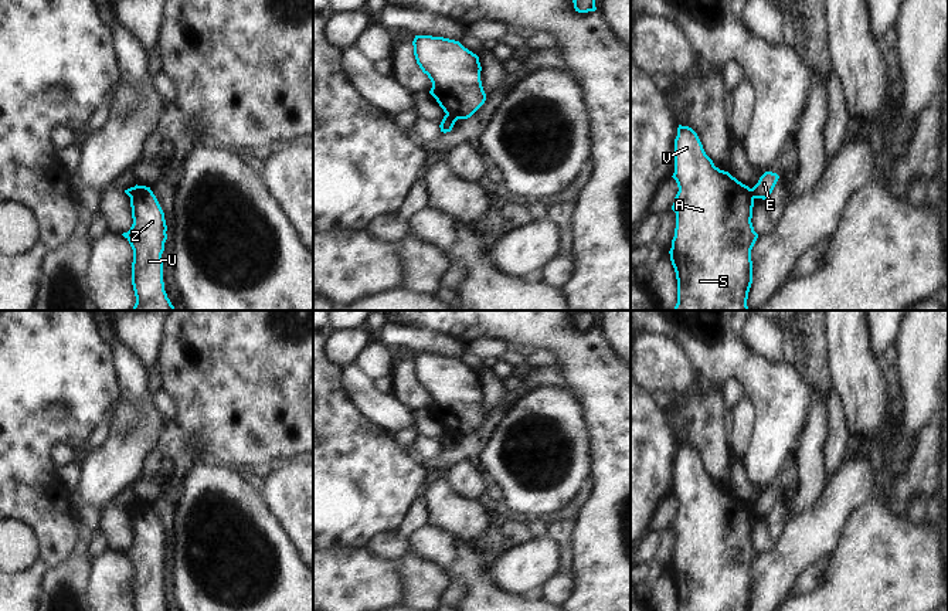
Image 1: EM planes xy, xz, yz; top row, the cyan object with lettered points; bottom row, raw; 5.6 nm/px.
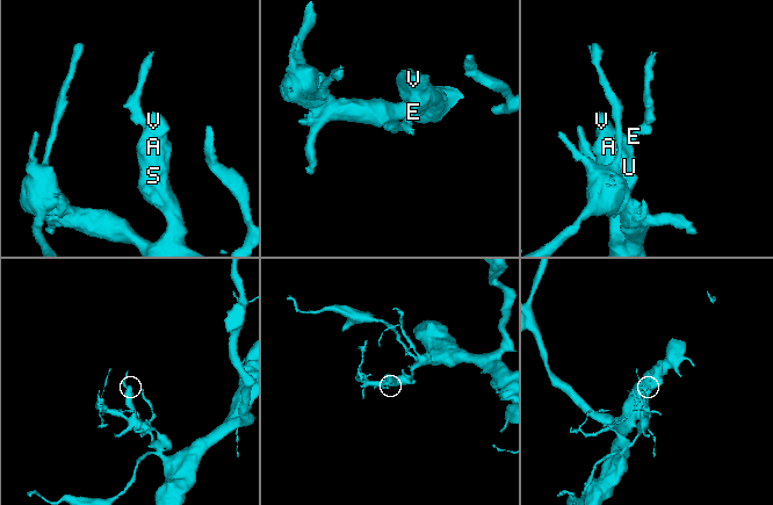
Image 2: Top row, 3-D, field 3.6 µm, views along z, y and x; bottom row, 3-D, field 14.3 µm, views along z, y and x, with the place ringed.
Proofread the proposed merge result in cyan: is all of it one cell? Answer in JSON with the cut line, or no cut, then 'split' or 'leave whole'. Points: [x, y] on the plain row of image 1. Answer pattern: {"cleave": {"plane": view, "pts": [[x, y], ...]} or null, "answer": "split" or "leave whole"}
{"cleave": {"plane": "xz", "pts": [[447, 431], [455, 438]]}, "answer": "split"}

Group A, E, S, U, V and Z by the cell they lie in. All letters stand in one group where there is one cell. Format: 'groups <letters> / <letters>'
groups A S U V Z / E

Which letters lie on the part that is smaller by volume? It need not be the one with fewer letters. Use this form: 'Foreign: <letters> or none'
Foreign: E

